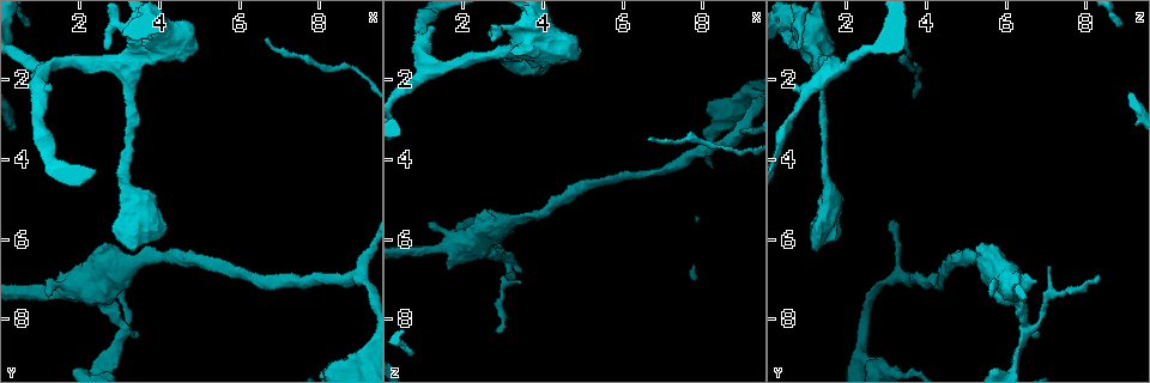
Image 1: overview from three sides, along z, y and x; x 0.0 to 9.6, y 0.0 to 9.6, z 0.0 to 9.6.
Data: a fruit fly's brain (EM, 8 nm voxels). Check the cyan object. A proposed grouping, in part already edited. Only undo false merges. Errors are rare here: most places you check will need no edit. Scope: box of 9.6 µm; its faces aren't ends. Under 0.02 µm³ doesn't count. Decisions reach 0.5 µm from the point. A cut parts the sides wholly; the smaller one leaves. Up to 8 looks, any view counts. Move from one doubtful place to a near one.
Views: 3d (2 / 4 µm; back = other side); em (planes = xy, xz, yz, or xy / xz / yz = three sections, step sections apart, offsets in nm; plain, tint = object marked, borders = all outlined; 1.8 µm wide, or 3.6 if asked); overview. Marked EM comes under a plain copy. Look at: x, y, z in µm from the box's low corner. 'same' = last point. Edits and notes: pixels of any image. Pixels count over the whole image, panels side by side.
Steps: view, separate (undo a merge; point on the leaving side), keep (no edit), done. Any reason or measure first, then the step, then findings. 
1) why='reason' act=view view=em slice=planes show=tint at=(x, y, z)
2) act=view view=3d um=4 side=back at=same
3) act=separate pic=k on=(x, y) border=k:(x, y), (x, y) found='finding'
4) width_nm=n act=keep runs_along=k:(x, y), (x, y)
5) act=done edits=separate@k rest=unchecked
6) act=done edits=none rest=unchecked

why='sudden change in width' act=view view=em slice=xz step=4 show=tint at=(1.00, 3.00, 0.60)

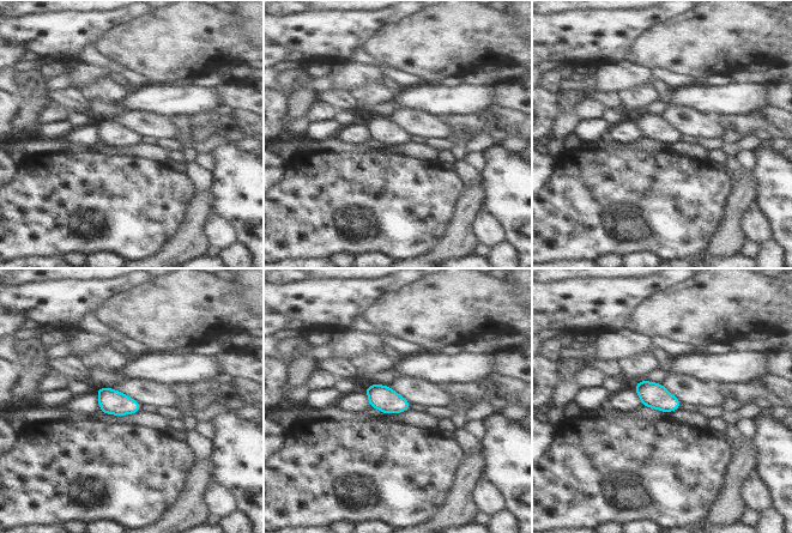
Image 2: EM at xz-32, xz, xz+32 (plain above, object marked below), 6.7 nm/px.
act=view view=em slice=xy step=4 show=tint at=same

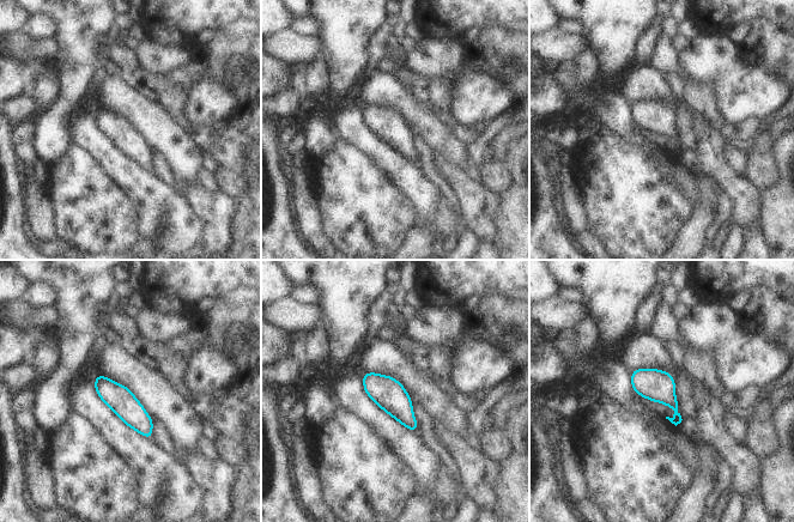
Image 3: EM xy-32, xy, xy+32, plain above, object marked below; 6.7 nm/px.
act=keep found='continuous, no second neuron'

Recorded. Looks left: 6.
why='thin arm on a thick one' act=view view=3d um=4 at=(3.40, 1.55, 1.30)

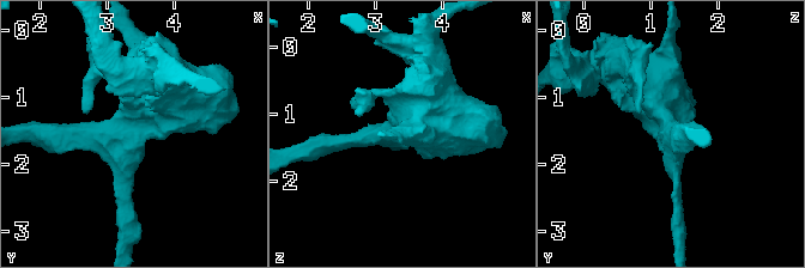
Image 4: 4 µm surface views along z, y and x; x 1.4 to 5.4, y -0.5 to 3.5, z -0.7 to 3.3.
arms=3 arm_widths_nm=190,280,800 act=view view=em um=3.6 slice=xy step=16 show=tint at=same

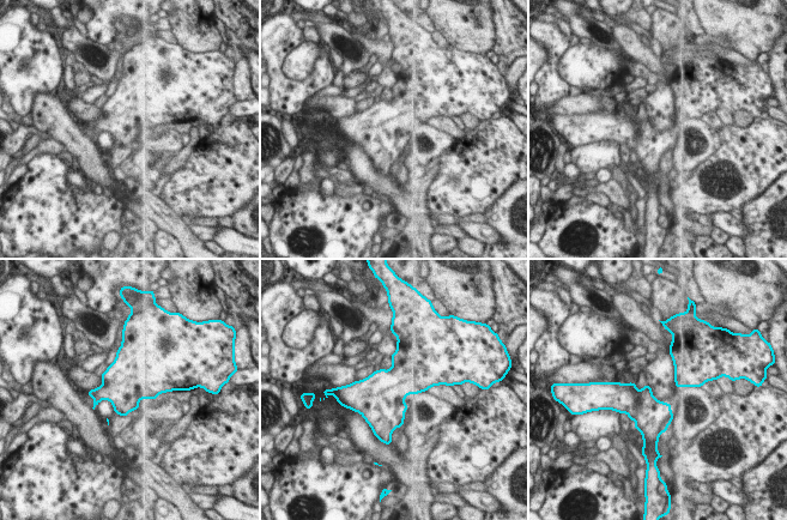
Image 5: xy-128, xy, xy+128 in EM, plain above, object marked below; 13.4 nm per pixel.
act=keep found='continuous, no second neuron'

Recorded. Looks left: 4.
why='two arms in line, one across' act=view view=em um=3.6 slice=yz step=4 show=tint at=(3.30, 4.90, 1.55)

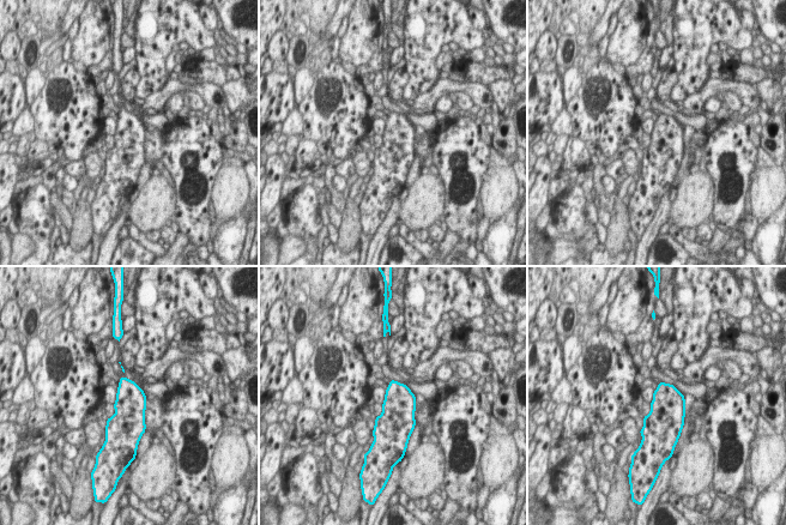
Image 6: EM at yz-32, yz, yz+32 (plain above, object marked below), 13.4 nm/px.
why='another direction' act=view view=em um=3.6 slice=xz step=8 show=tint at=same

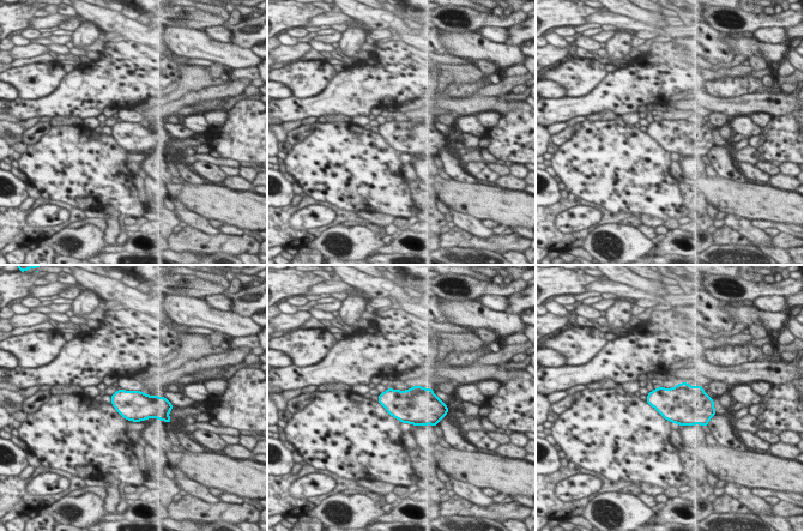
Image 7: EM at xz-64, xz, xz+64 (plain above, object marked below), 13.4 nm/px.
width_nm=400 act=keep found='continuous, no second neuron'

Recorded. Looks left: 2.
why='abrupt turn' act=view view=3d um=4 at=(3.15, 8.15, 6.50)

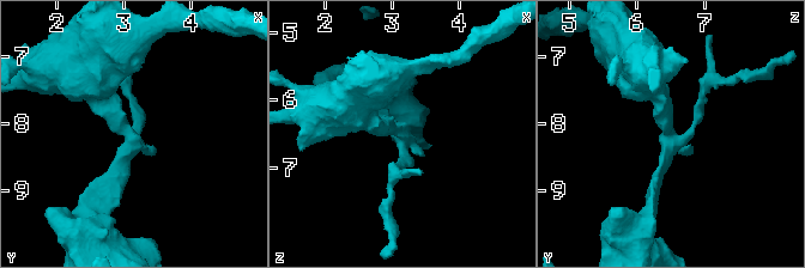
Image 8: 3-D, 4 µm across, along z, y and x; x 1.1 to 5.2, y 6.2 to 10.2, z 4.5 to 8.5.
act=view view=em slice=planes show=tint at=(3.10, 8.20, 6.50)

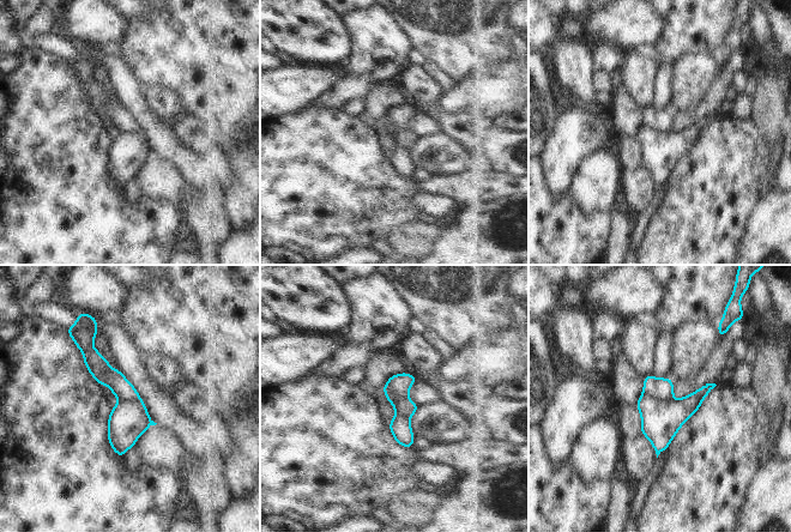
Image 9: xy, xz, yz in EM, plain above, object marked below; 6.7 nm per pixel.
arms=3 act=separate pic=9 on=(660, 419) border=9:(644, 392), (659, 399), (672, 399) found='a second neuron is stuck on'

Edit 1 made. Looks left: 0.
act=done edits=separate@9 rest=unchecked

